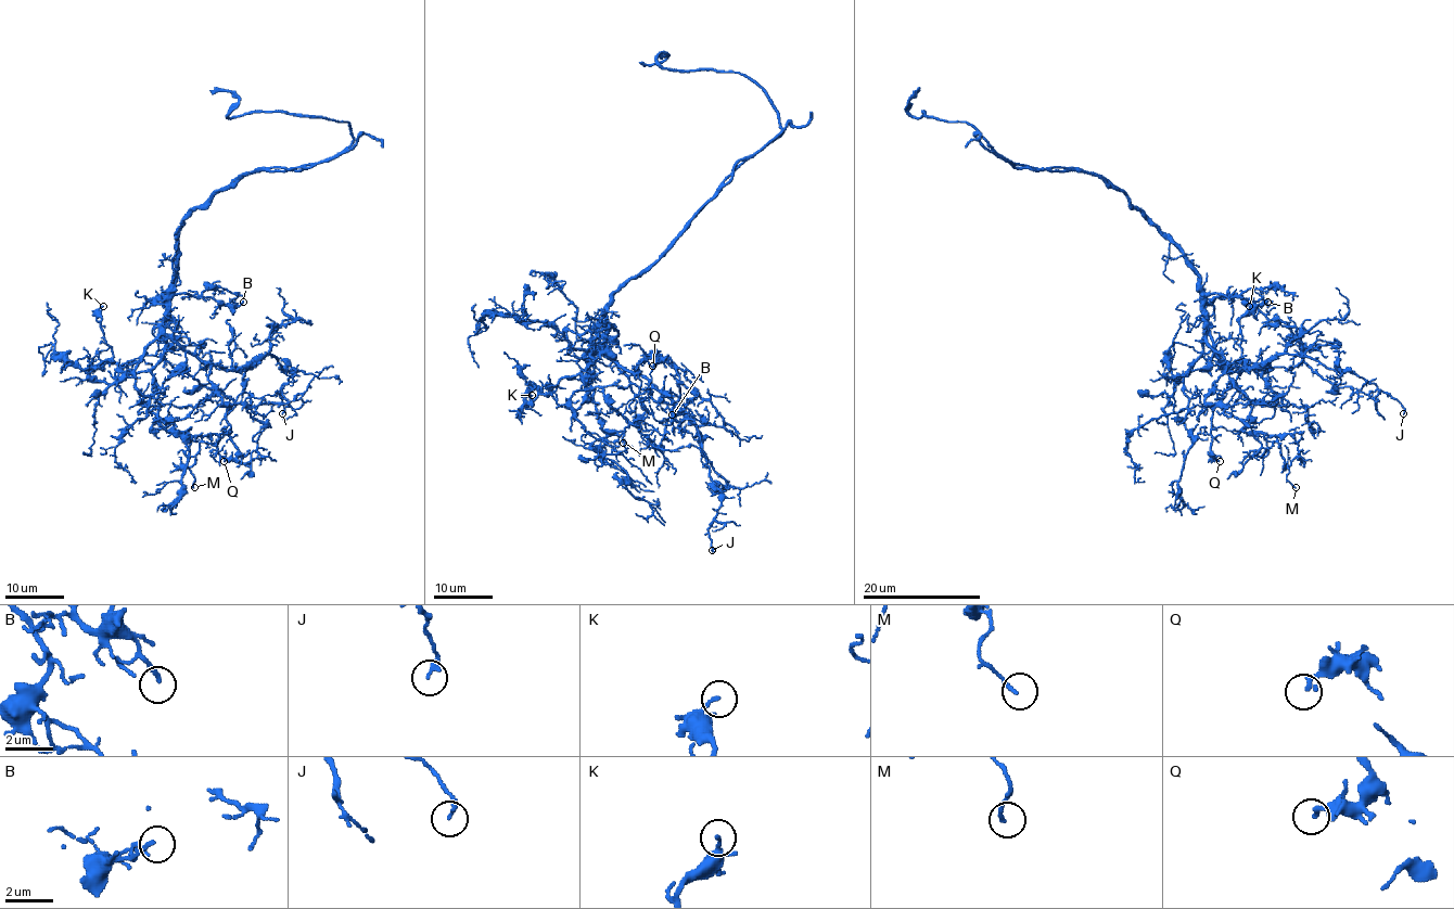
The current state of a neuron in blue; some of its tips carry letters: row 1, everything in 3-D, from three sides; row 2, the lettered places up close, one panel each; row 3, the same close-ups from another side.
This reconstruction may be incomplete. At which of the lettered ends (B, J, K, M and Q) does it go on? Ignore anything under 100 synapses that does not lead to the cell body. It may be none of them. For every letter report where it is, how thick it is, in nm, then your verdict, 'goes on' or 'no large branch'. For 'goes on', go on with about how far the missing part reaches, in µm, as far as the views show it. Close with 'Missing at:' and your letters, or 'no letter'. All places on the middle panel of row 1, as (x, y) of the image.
B: at (672, 414); 160 nm thick; no large branch
J: at (712, 550); 190 nm thick; no large branch
K: at (532, 395); 130 nm thick; no large branch
M: at (623, 443); 130 nm thick; no large branch
Q: at (652, 366); 200 nm thick; no large branch
Missing at: no letter

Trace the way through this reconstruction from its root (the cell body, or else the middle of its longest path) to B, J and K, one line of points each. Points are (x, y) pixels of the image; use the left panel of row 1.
B: (196, 209), (183, 219), (178, 234), (171, 293), (207, 296), (228, 305), (243, 302)
J: (196, 209), (178, 234), (165, 331), (227, 370), (250, 368), (270, 354), (291, 372), (279, 392), (282, 413)
K: (196, 209), (178, 234), (162, 334), (166, 351), (154, 366), (137, 372), (119, 367), (104, 338), (103, 306)

